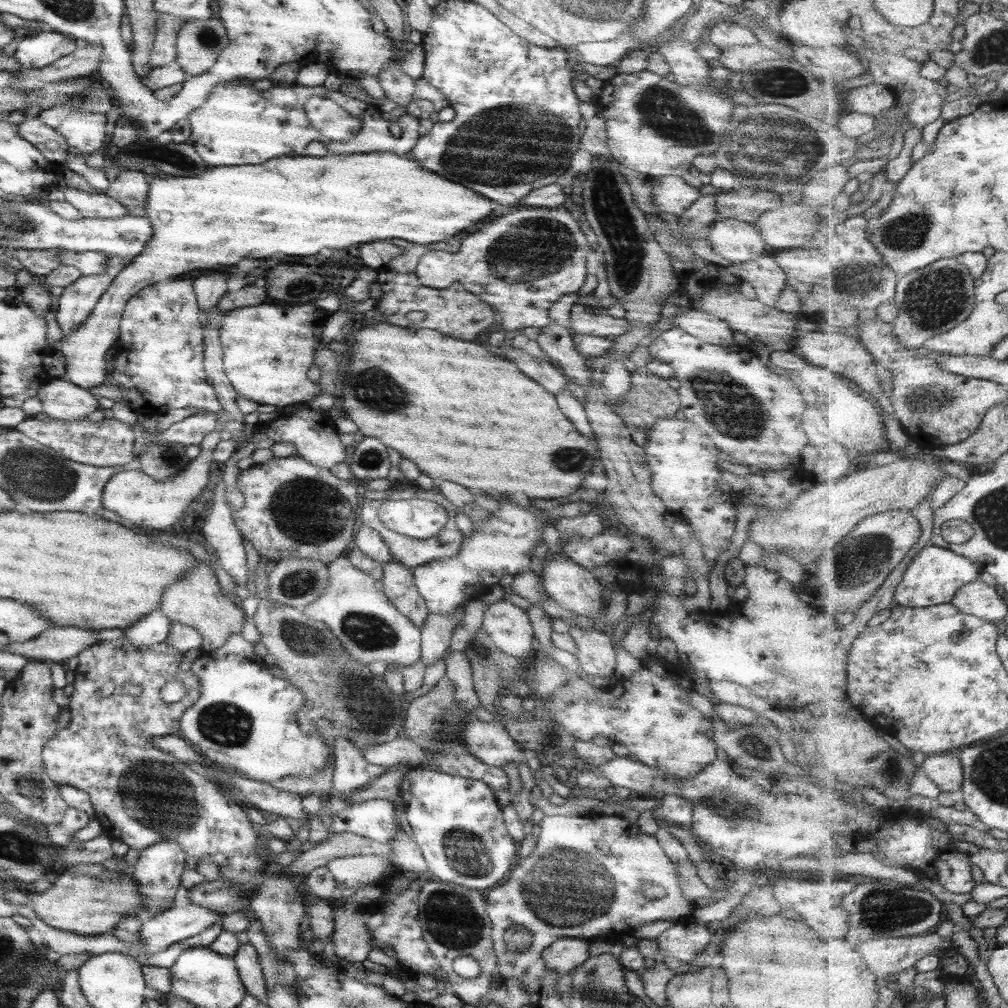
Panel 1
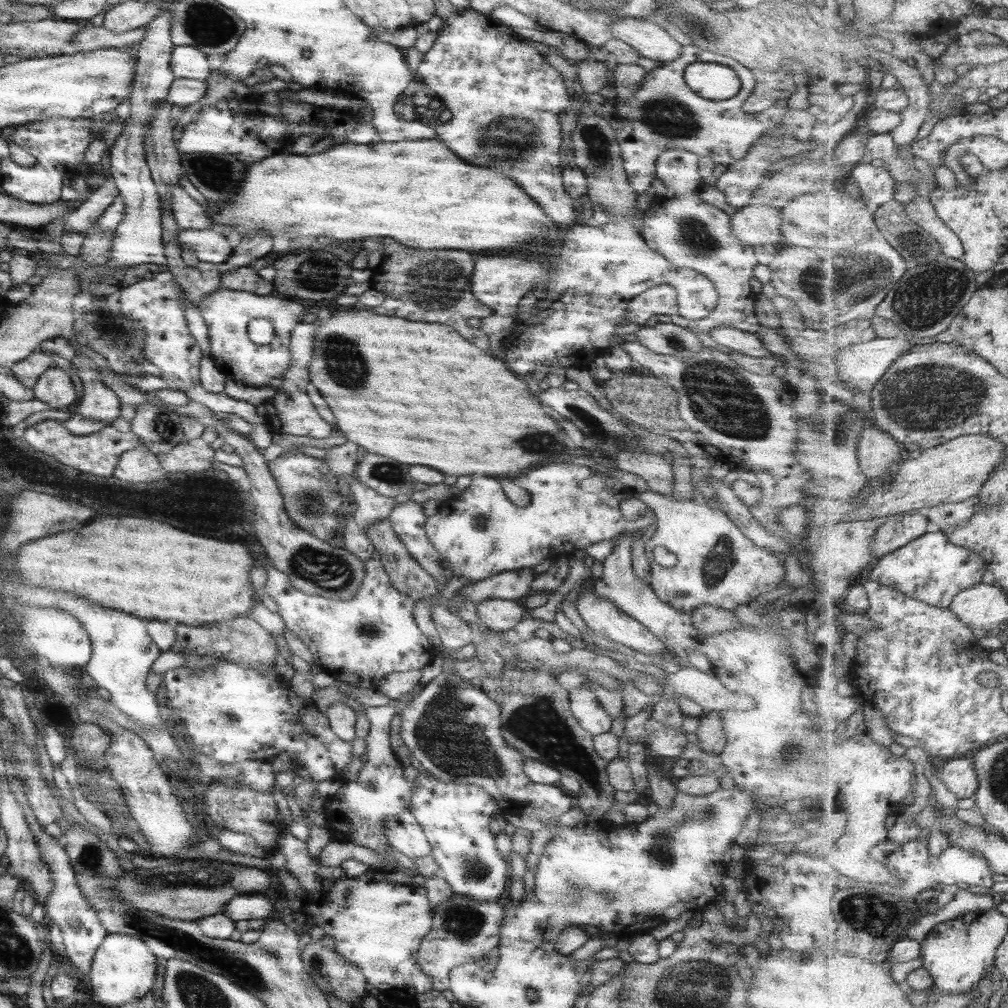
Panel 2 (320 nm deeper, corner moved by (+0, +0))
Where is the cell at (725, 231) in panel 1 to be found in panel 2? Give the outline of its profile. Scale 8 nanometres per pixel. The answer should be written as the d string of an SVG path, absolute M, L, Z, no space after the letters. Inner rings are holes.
M764 204L745 205L730 215L734 237L749 246L780 242L780 209Z

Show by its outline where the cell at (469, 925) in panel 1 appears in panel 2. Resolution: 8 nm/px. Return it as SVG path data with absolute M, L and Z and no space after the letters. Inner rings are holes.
M455 895L447 898L447 901L440 902L432 909L432 925L429 932L420 939L416 962L432 981L448 984L448 972L453 966L464 963L479 963L479 960L487 956L487 952L496 949L504 908L495 902L475 902Z

